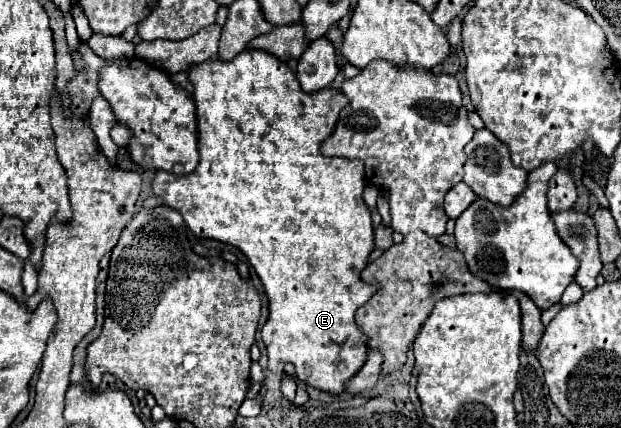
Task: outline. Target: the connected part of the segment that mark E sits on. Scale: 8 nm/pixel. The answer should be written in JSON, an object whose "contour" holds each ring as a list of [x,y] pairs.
{"contour":[[[244,50],[240,52],[234,60],[230,62],[222,62],[222,60],[214,60],[214,62],[204,62],[198,66],[192,66],[188,70],[188,76],[194,84],[194,102],[196,102],[196,116],[198,116],[198,148],[200,148],[200,164],[194,172],[186,174],[186,176],[176,176],[170,172],[156,172],[156,178],[152,182],[154,194],[170,208],[182,212],[188,228],[202,238],[214,238],[226,244],[232,244],[236,248],[240,248],[248,260],[252,262],[258,278],[264,284],[268,302],[270,302],[270,316],[268,322],[262,328],[262,340],[268,348],[268,370],[274,374],[280,374],[286,362],[292,362],[296,368],[296,378],[304,384],[310,384],[312,388],[318,388],[322,392],[340,396],[346,392],[346,384],[348,380],[364,366],[366,362],[366,354],[368,354],[368,336],[356,326],[354,314],[356,310],[370,300],[376,292],[378,286],[360,282],[360,272],[366,268],[368,264],[368,256],[374,250],[374,228],[372,228],[372,220],[370,220],[370,210],[362,198],[362,190],[366,184],[364,178],[364,164],[360,160],[342,160],[342,158],[328,158],[322,156],[320,152],[320,144],[334,132],[340,110],[348,104],[348,98],[338,90],[338,88],[322,88],[314,94],[306,94],[300,88],[300,82],[296,78],[296,74],[276,56],[272,56],[270,52],[264,50]]]}

